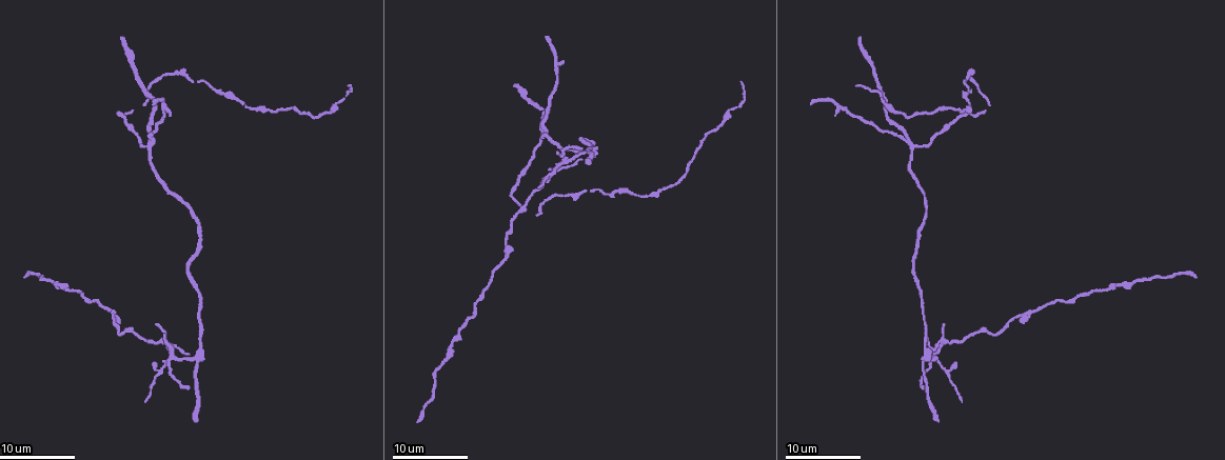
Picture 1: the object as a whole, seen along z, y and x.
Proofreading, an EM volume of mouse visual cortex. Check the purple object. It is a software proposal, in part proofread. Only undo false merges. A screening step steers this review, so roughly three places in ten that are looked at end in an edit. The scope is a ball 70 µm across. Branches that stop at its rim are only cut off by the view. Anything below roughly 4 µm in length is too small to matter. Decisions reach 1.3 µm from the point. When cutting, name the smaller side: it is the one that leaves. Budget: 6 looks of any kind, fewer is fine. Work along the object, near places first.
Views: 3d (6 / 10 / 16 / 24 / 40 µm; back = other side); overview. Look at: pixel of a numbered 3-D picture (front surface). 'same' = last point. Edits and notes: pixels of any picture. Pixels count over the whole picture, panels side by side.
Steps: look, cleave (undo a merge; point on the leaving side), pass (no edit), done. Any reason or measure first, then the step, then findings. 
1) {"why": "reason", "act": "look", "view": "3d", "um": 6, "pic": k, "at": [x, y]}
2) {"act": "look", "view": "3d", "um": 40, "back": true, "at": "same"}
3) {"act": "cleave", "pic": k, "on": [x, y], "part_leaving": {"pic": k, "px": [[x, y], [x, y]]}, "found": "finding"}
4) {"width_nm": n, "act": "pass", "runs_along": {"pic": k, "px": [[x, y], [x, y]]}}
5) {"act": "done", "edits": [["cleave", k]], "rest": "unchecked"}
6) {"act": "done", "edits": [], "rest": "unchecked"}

{"why": "calibre changes", "act": "look", "view": "3d", "um": 16, "pic": 1, "at": [884, 105]}

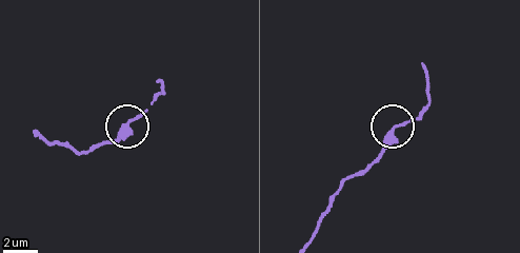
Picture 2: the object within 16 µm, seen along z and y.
{"width_nm": 320, "act": "pass", "runs_along": {"pic": 2, "px": [[306, 241], [335, 191], [373, 160], [387, 131], [426, 111]]}, "found": "one cell here"}

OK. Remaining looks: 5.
{"why": "calibre changes", "act": "look", "view": "3d", "um": 10, "pic": 1, "at": [646, 196]}

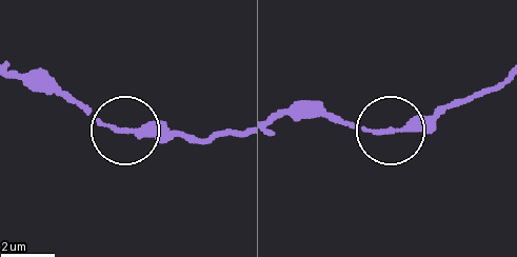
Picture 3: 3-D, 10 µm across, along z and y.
{"act": "look", "view": "3d", "um": 10, "back": true, "pic": 3, "at": [391, 132]}

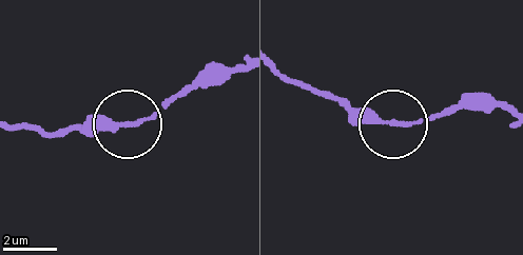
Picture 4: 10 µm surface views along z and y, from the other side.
{"width_nm": 210, "act": "pass", "runs_along": {"pic": 4, "px": [[507, 112], [446, 110], [405, 123], [365, 123], [326, 96]]}, "found": "all the same cell"}

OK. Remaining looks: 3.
{"why": "three arms meet", "act": "look", "view": "3d", "um": 10, "pic": 1, "at": [146, 147]}

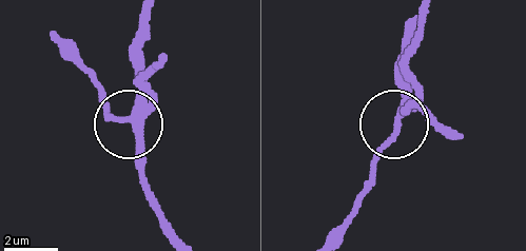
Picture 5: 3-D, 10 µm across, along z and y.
{"act": "cleave", "pic": 5, "on": [408, 73], "found": "a second cell is stuck on"}

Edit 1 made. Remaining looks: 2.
{"act": "done", "edits": [["cleave", 5]], "rest": "unchecked"}

